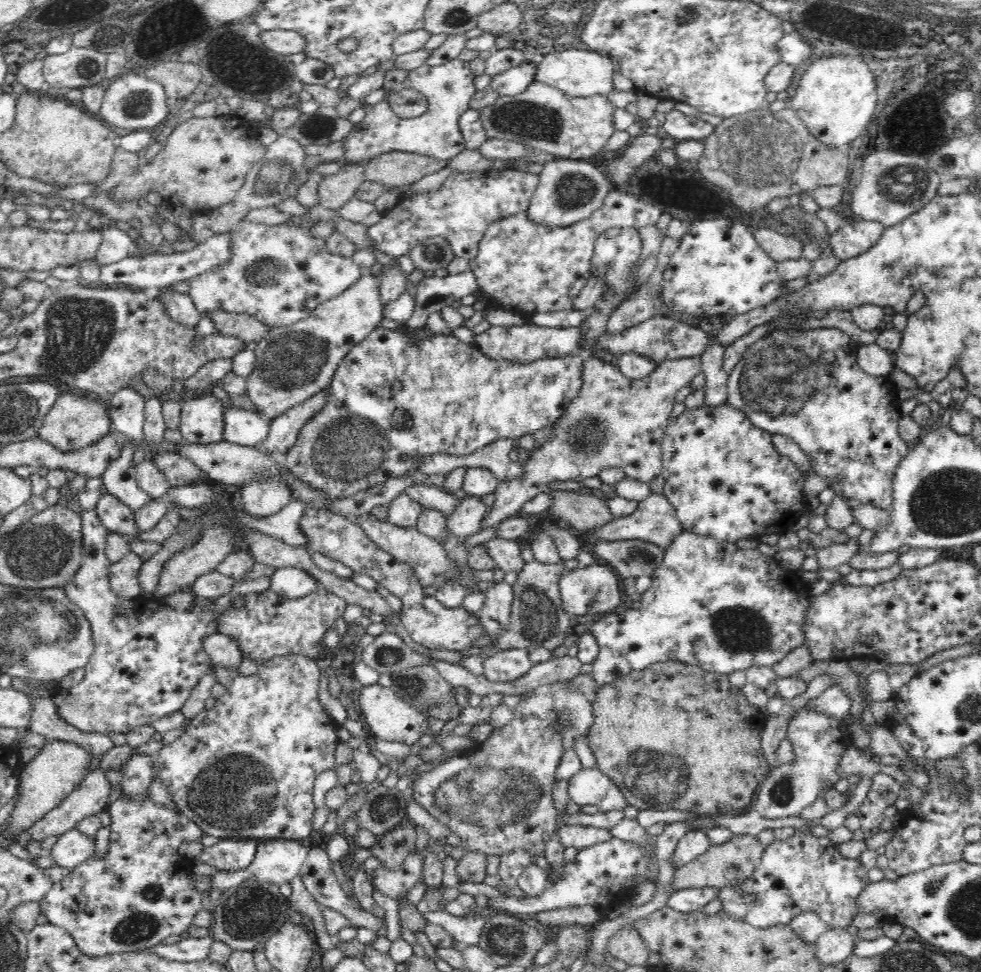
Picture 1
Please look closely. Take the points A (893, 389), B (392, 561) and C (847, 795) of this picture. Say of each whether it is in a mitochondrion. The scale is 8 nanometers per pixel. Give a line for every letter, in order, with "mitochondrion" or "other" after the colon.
A: other
B: other
C: other

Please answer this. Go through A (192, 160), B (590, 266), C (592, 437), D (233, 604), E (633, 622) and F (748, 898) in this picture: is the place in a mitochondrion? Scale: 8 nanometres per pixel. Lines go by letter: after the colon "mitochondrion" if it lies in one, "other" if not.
A: mitochondrion
B: other
C: mitochondrion
D: other
E: other
F: mitochondrion

